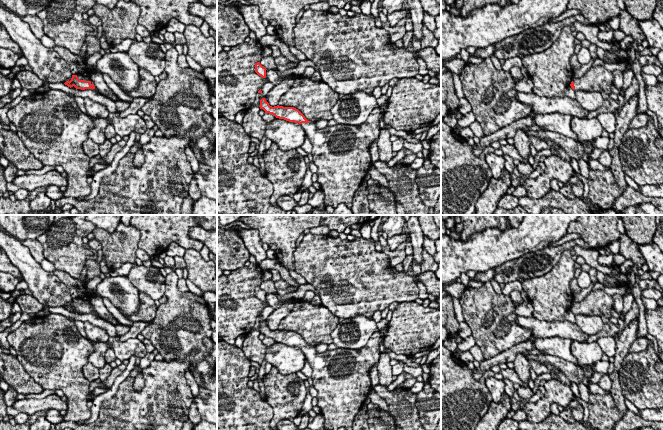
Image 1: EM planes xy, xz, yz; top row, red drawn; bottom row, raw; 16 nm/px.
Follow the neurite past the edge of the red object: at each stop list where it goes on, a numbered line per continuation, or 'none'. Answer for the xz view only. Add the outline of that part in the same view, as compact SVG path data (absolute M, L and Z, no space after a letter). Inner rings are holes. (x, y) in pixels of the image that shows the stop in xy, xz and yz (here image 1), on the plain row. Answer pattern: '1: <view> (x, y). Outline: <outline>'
1: xz (341, 377). Outline: M380 331L373 333L361 349L337 348L318 353L315 346L301 348L312 368L313 387L317 390L317 406L324 417L325 430L338 430L344 427L352 430L354 417L360 411L372 389L369 371L377 365L380 355Z

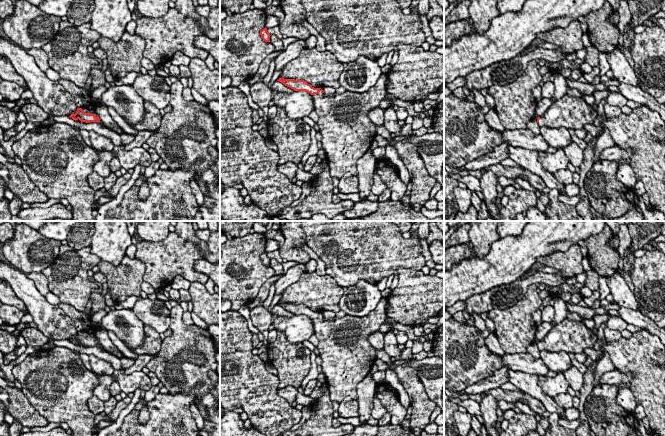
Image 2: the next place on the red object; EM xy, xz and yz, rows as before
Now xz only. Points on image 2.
1: xz (347, 356). Outline: M382 298L376 308L364 317L346 315L342 318L325 319L321 312L318 318L312 319L314 334L318 338L316 347L322 359L322 373L326 378L331 401L340 403L348 396L357 400L357 385L370 372L376 360L376 349L370 344L368 337L379 331L386 320L386 304L387 299Z

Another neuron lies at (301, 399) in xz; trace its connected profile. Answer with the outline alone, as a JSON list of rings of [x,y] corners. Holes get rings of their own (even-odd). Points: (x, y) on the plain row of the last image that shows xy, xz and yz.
[[[298,392],[295,401],[297,404],[301,404],[303,406],[310,406],[315,401],[315,399]]]

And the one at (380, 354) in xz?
[[[384,349],[376,350],[376,359],[382,360],[388,366],[394,365],[394,362],[391,361],[391,357],[384,351]]]

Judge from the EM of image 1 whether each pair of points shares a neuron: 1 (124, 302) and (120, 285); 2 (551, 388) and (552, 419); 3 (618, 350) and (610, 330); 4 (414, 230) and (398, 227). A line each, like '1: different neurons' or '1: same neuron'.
1: same neuron
2: different neurons
3: different neurons
4: different neurons

